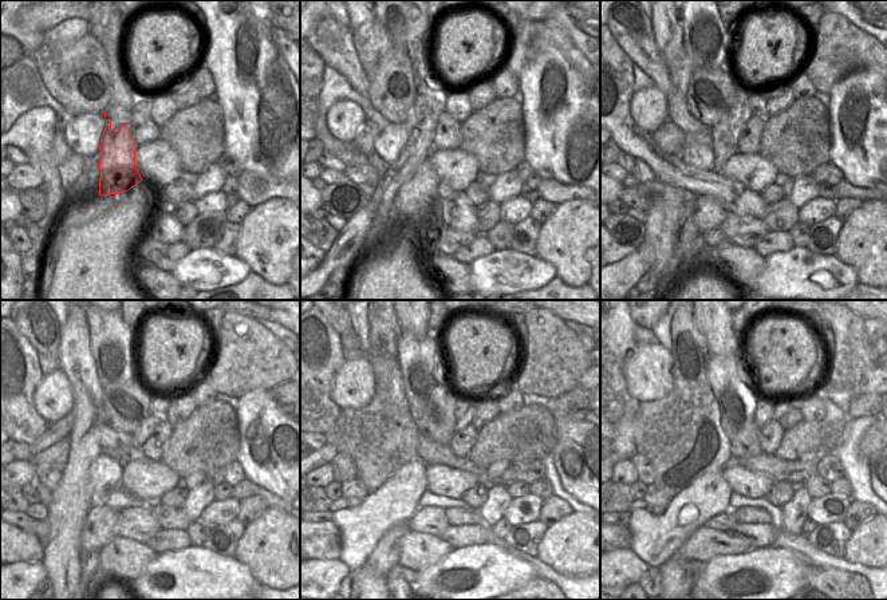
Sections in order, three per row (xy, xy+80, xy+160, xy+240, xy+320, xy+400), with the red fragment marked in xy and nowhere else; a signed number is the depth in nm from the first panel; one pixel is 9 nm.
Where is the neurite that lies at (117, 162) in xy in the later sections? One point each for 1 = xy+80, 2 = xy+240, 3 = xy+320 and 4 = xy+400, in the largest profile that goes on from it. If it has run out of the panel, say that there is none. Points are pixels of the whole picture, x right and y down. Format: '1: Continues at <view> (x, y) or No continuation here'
1: Continues at xy+80 (410, 204)
2: Continues at xy+240 (99, 527)
3: Continues at xy+320 (386, 555)
4: Continues at xy+400 (673, 572)

